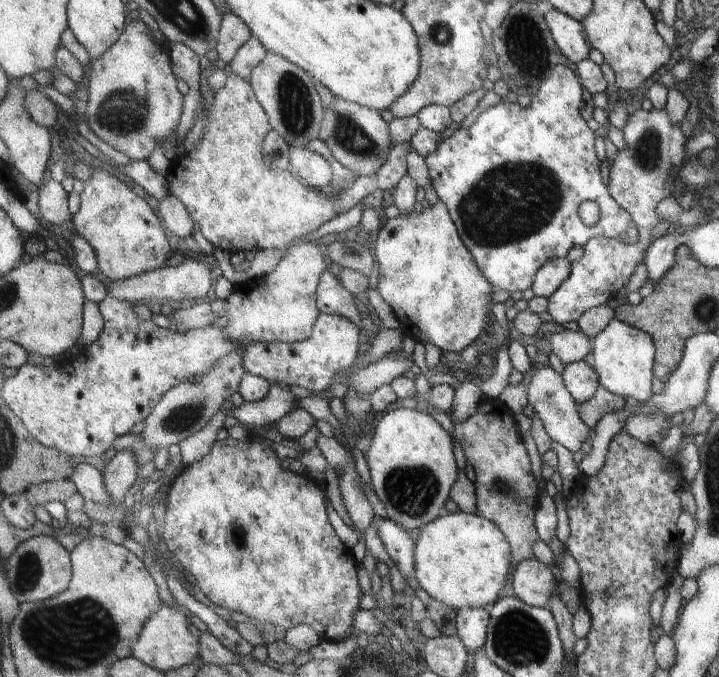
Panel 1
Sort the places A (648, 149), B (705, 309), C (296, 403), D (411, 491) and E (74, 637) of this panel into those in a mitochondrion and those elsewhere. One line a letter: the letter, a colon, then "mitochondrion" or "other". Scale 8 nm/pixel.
A: mitochondrion
B: mitochondrion
C: other
D: mitochondrion
E: mitochondrion

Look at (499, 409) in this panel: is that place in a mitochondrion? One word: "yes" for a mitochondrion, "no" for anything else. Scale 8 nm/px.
no

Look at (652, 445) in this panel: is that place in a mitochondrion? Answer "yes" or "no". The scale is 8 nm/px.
no

